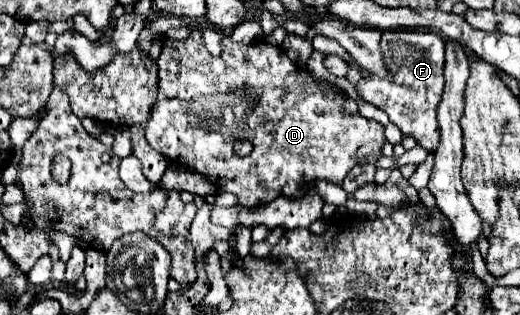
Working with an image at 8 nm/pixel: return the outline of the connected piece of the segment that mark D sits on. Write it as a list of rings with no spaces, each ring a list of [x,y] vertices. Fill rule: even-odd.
[[[192,29],[186,39],[168,39],[164,43],[156,61],[160,89],[146,125],[146,139],[152,149],[182,167],[196,169],[216,187],[234,193],[238,205],[244,207],[274,201],[290,181],[308,185],[326,179],[342,185],[352,167],[374,163],[380,157],[380,147],[386,143],[384,127],[378,121],[364,119],[360,113],[344,115],[342,103],[346,95],[342,91],[338,95],[322,93],[312,75],[294,63],[282,47],[268,45],[262,39],[242,45],[230,37],[224,37],[220,45],[220,57],[212,57],[198,29]],[[236,139],[254,141],[254,153],[244,159],[236,157],[232,151]]]

